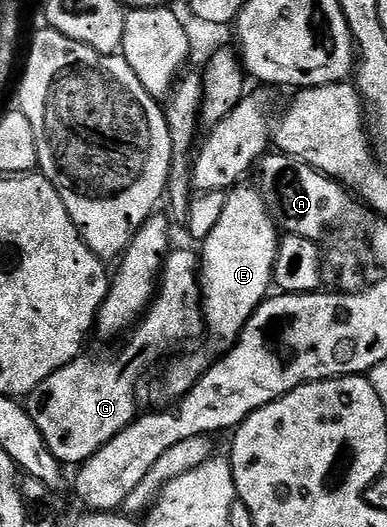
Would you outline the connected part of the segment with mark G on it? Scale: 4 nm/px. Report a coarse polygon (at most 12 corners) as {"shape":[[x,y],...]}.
{"shape":[[172,248],[116,357],[53,371],[25,398],[64,466],[135,420],[135,384],[204,336],[201,257]]}

